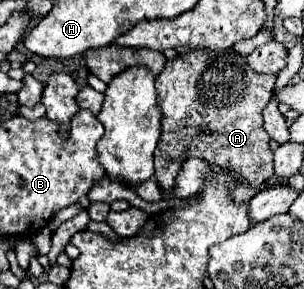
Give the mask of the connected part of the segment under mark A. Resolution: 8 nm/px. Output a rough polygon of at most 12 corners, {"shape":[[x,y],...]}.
{"shape":[[194,48],[156,76],[156,182],[188,156],[274,176],[274,74]]}

